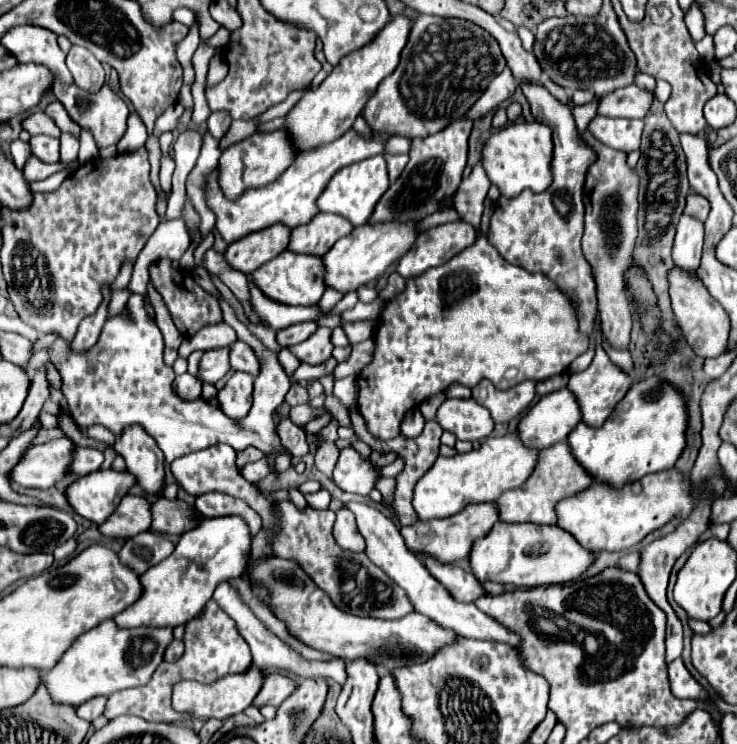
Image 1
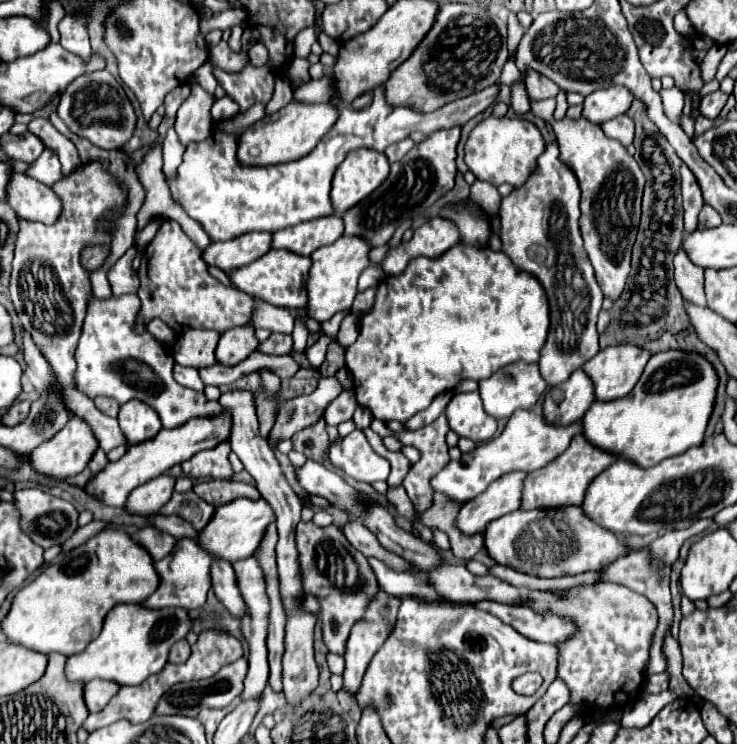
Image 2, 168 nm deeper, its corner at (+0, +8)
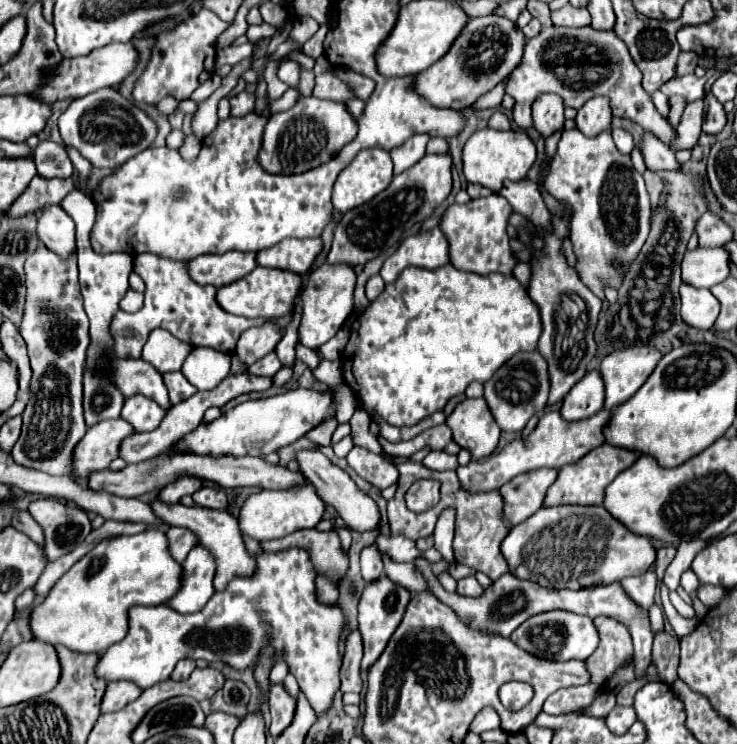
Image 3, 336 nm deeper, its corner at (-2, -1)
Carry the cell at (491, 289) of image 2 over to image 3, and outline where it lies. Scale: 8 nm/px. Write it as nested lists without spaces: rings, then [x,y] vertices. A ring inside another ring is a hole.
[[[450,264],[436,270],[408,268],[402,270],[396,282],[386,284],[376,302],[354,322],[342,354],[342,374],[368,414],[376,414],[392,426],[412,426],[442,410],[452,396],[464,394],[470,382],[478,380],[484,384],[504,360],[512,358],[516,350],[532,350],[538,338],[540,312],[514,276],[480,276],[456,270]]]

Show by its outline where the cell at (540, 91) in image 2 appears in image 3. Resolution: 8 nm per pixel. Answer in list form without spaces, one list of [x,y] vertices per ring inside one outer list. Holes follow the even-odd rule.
[[[544,94],[536,98],[532,104],[532,118],[534,118],[534,128],[544,136],[552,136],[564,126],[564,104],[560,102],[560,96],[554,94]]]

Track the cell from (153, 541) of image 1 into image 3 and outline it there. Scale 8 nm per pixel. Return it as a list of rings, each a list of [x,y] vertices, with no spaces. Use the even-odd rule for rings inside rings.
[[[168,528],[166,530],[166,536],[168,536],[168,542],[170,542],[170,552],[174,554],[174,558],[178,562],[184,562],[188,552],[200,544],[198,536],[186,528]]]

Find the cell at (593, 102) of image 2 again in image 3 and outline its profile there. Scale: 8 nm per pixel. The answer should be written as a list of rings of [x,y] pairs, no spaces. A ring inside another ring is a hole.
[[[592,98],[578,110],[576,128],[586,136],[598,136],[600,132],[610,128],[612,112],[608,110],[608,102],[604,98]]]

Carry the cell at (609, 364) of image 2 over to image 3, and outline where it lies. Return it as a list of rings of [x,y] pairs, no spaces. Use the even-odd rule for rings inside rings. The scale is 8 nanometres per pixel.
[[[632,346],[608,354],[600,372],[606,384],[604,408],[612,410],[632,398],[656,368],[662,352],[652,346]]]

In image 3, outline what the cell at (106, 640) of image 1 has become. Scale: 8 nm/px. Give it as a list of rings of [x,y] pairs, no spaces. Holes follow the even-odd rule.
[[[288,548],[274,554],[258,554],[256,558],[256,574],[250,578],[234,578],[224,592],[214,592],[210,602],[194,614],[180,614],[172,610],[170,606],[136,606],[130,610],[130,630],[126,638],[114,646],[100,658],[100,666],[96,666],[96,674],[100,678],[112,680],[132,680],[140,684],[140,688],[150,688],[158,682],[164,682],[170,678],[176,662],[184,658],[194,660],[206,660],[208,664],[226,664],[234,668],[236,672],[252,670],[258,662],[260,652],[270,644],[274,648],[272,664],[278,660],[284,660],[288,664],[288,672],[296,676],[300,690],[308,698],[310,706],[314,708],[316,716],[322,718],[332,708],[334,694],[340,688],[340,666],[342,666],[342,654],[340,654],[340,640],[346,630],[346,616],[340,606],[324,606],[316,598],[316,568],[310,560],[310,554],[302,548]]]

